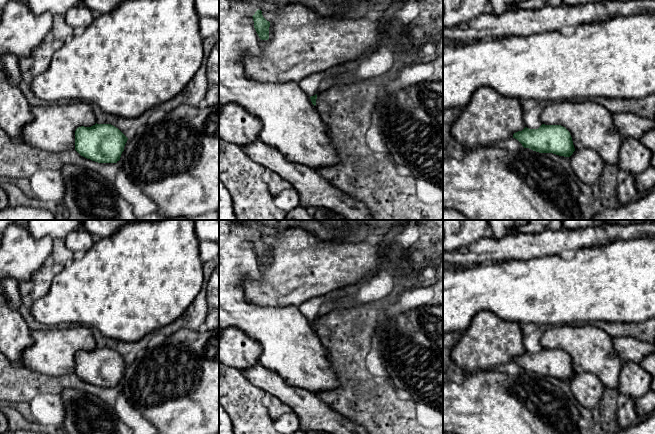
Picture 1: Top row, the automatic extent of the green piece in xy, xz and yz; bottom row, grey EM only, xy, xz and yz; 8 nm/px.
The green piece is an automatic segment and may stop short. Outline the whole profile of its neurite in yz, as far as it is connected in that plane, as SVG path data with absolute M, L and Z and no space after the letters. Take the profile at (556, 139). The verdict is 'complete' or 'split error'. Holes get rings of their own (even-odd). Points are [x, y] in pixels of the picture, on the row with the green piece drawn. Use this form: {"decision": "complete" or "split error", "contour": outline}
{"decision": "split error", "contour": "M594 99L551 102L541 109L540 120L542 125L538 129L525 127L522 131L514 133L513 138L517 139L524 148L564 157L570 157L577 149L589 148L595 150L605 164L619 164L623 138L613 123L612 114Z"}

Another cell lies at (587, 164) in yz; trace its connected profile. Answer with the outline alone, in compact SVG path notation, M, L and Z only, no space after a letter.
M577 149L569 159L578 180L587 185L594 185L602 175L605 162L593 149Z

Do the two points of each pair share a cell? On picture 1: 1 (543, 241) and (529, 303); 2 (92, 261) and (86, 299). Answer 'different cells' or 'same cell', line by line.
1: different cells
2: same cell

